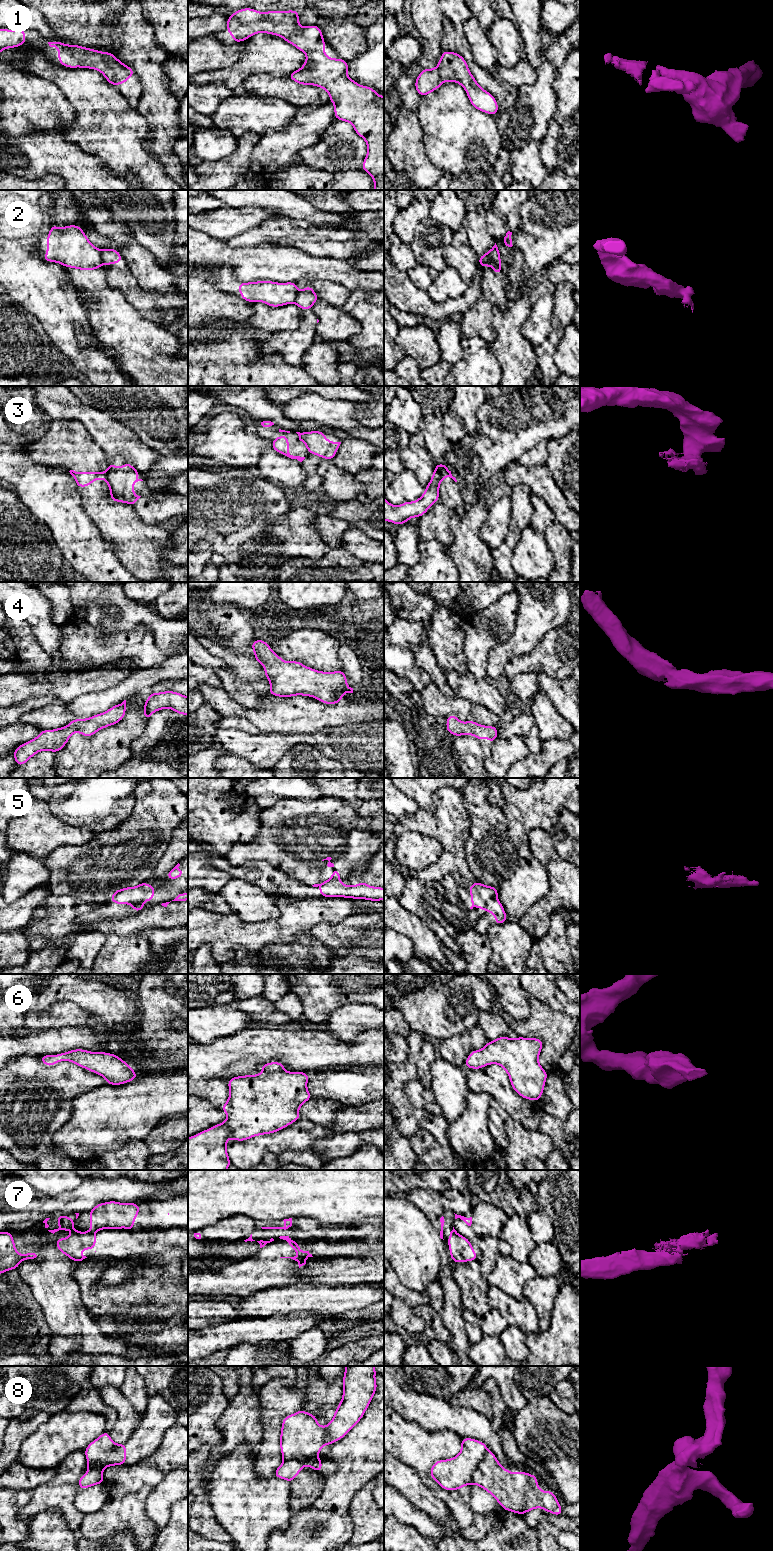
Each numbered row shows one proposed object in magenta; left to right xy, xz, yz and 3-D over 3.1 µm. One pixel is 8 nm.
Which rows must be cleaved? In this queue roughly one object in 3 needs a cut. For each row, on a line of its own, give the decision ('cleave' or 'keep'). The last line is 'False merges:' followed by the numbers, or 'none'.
1: keep
2: cleave
3: cleave
4: keep
5: cleave
6: keep
7: cleave
8: cleave
False merges: 2, 3, 5, 7, 8

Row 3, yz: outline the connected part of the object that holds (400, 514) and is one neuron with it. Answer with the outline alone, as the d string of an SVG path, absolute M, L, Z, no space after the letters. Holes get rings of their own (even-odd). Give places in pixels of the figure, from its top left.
M442 463L434 469L429 484L425 487L423 495L413 501L404 502L401 505L391 505L384 496L384 520L396 525L407 523L410 518L420 518L428 509L439 500L439 487L442 480L442 471L445 469Z

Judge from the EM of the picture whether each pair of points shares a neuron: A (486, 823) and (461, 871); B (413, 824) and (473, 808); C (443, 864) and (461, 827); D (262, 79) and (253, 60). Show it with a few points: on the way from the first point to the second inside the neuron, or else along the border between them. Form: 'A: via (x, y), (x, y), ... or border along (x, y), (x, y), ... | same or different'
A: border along (468, 837), (465, 843), (465, 859), (470, 867) | different
B: border along (462, 795), (471, 828) | different
C: via (452, 855), (453, 836) | same
D: border along (282, 77), (254, 73), (242, 81) | different

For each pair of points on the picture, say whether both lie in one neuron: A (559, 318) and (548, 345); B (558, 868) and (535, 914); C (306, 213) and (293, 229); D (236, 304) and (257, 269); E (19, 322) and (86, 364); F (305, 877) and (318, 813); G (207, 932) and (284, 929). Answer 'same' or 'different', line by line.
A: same
B: same
C: different
D: different
E: different
F: same
G: same

